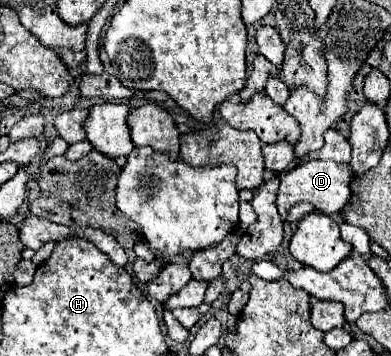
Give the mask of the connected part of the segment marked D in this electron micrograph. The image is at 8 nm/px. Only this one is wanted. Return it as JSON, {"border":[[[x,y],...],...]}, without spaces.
{"border":[[[309,160],[303,166],[295,166],[291,170],[277,174],[277,180],[279,180],[279,192],[277,192],[275,204],[279,208],[281,220],[285,220],[289,210],[299,202],[309,202],[319,212],[335,216],[351,196],[350,184],[353,180],[353,172],[349,164],[337,164],[333,160]]]}

